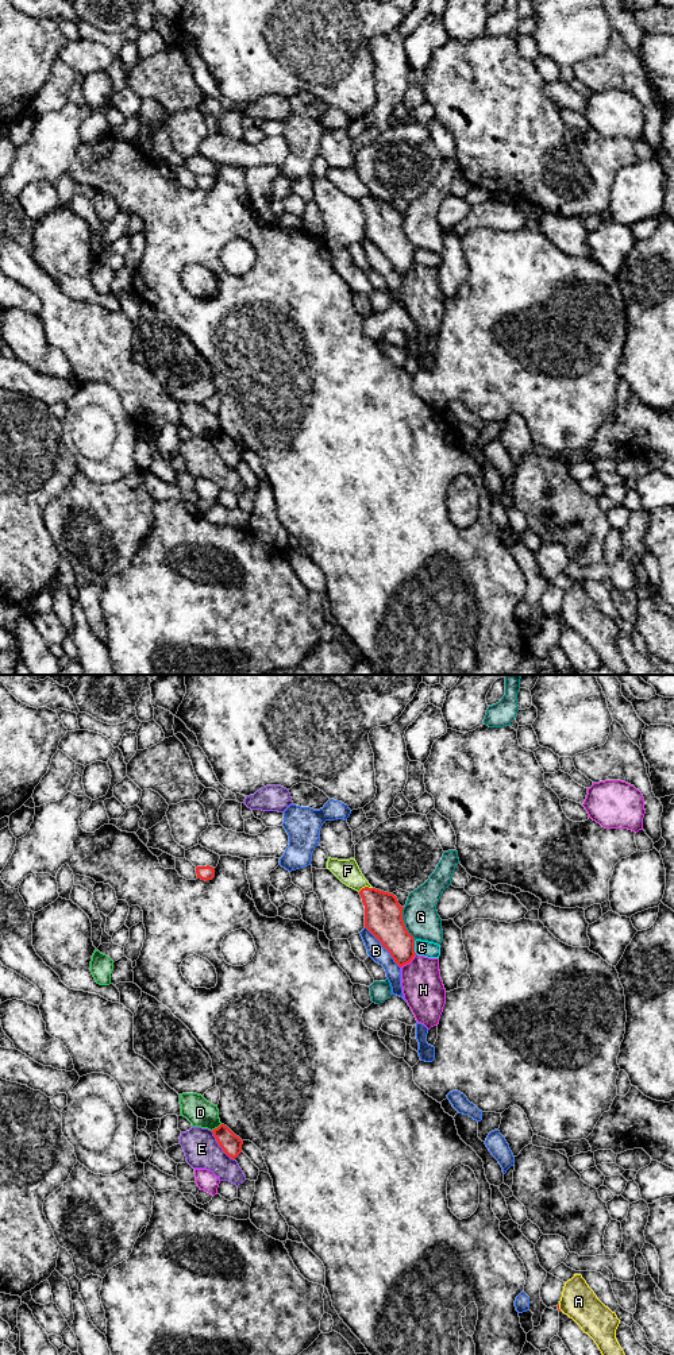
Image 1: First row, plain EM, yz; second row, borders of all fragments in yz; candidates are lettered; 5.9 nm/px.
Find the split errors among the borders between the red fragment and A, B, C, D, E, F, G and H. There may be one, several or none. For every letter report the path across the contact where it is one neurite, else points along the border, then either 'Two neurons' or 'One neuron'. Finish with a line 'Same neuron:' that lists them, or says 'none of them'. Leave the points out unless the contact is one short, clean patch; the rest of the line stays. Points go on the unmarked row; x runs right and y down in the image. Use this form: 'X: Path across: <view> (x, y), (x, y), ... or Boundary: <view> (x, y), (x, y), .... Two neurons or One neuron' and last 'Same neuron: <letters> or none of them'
A: Two neurons
B: Two neurons
C: Boundary: yz (413, 250), (413, 259), (416, 262). Two neurons
D: Boundary: yz (220, 432), (211, 439). Two neurons
E: Two neurons
F: Two neurons
G: Two neurons
H: Two neurons
Same neuron: none of them

